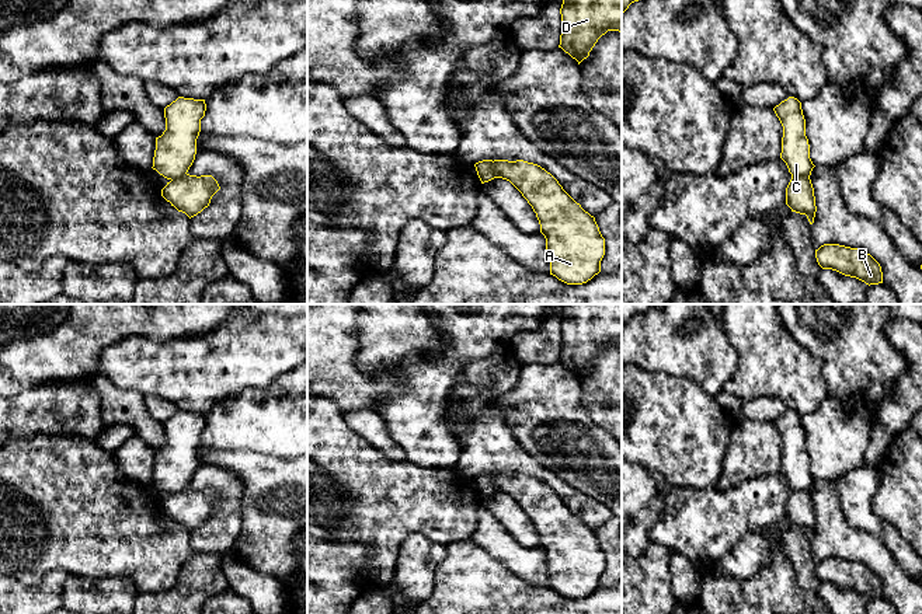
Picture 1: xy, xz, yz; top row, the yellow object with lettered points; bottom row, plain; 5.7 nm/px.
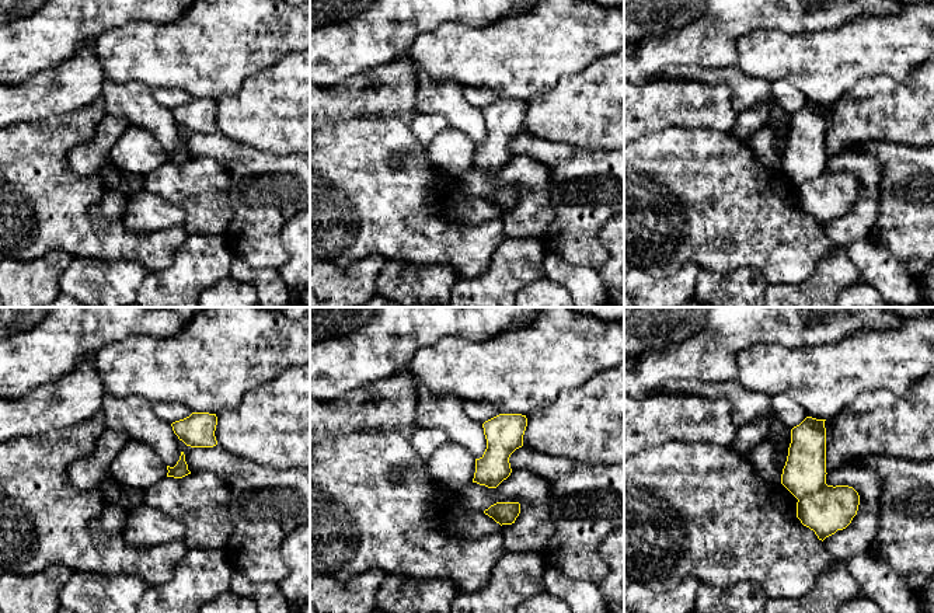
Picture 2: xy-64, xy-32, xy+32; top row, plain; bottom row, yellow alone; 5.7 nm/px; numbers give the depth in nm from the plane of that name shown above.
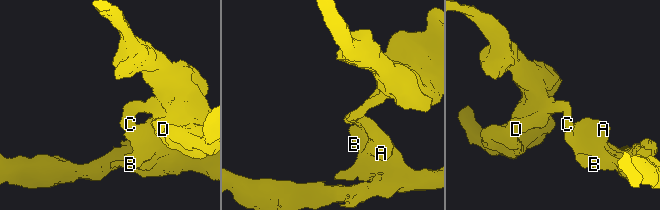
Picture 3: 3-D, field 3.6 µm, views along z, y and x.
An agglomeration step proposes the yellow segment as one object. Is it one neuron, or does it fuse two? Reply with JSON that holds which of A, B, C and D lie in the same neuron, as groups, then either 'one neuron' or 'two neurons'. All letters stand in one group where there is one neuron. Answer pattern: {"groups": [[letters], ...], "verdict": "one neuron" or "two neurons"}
{"groups": [["A", "B"], ["C", "D"]], "verdict": "two neurons"}

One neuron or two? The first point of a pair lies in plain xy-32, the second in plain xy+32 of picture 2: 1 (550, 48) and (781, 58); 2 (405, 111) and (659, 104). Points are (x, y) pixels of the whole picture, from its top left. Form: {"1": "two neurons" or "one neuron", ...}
{"1": "one neuron", "2": "one neuron"}

